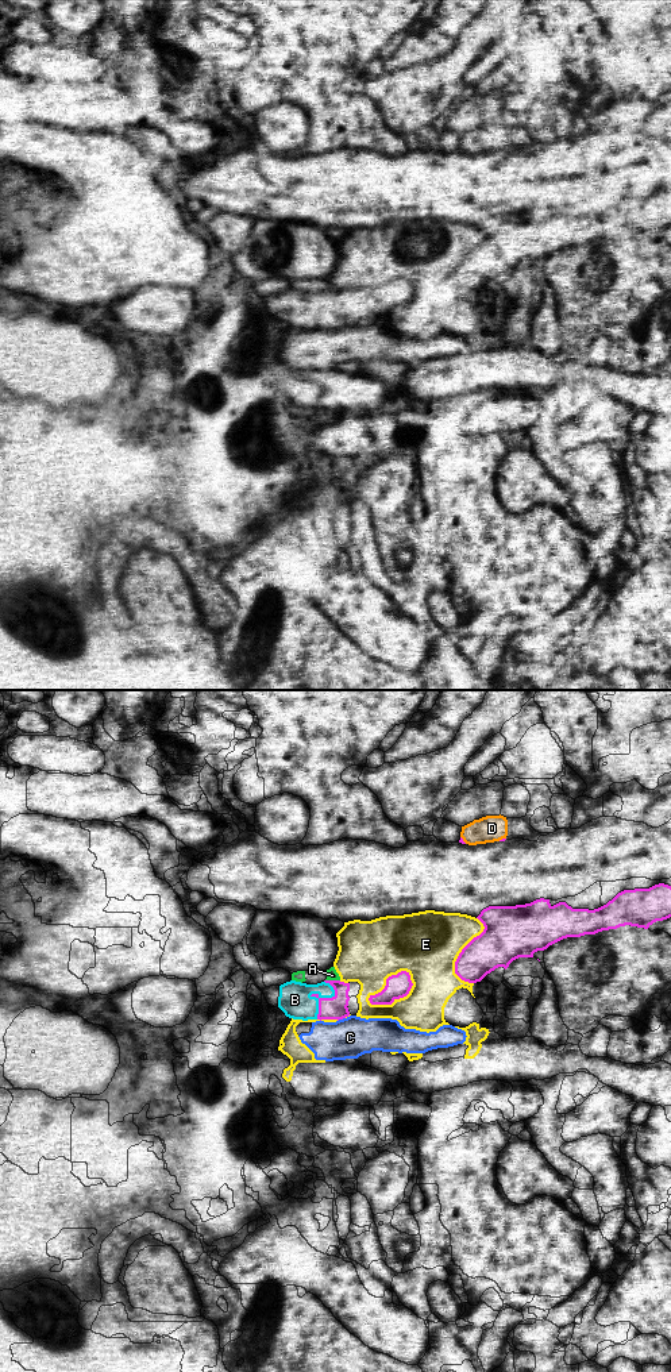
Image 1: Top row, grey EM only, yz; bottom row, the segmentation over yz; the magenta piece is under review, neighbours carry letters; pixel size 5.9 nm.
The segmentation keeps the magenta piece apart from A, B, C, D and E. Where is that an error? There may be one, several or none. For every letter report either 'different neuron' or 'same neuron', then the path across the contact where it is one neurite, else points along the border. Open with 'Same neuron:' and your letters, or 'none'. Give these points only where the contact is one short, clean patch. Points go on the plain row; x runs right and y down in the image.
Same neuron: A
A: same neuron
B: different neuron
C: different neuron
D: different neuron
E: different neuron

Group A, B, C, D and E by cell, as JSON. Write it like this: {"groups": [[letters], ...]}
{"groups": [["A"], ["B", "C"], ["D"], ["E"]]}

